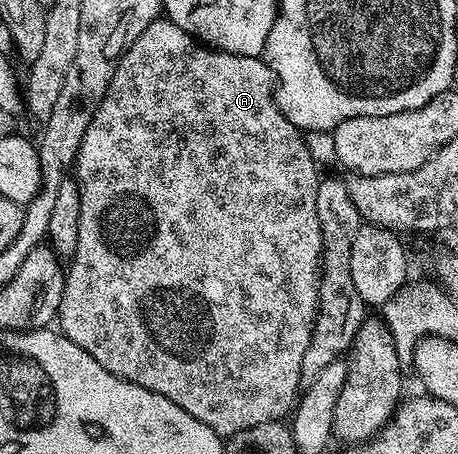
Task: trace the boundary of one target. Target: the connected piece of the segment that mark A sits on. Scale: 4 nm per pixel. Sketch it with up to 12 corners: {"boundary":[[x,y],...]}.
{"boundary":[[167,18],[76,154],[59,331],[222,438],[283,421],[316,160]]}

